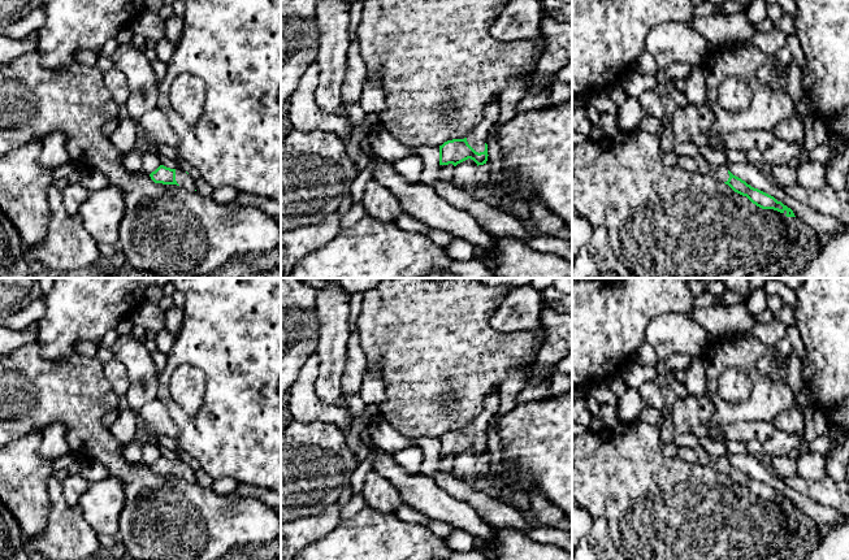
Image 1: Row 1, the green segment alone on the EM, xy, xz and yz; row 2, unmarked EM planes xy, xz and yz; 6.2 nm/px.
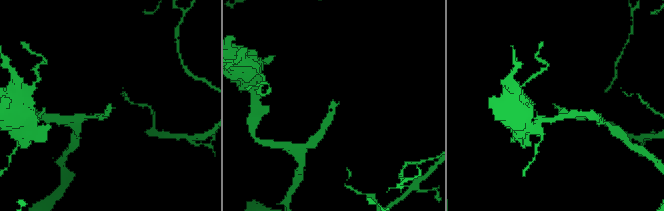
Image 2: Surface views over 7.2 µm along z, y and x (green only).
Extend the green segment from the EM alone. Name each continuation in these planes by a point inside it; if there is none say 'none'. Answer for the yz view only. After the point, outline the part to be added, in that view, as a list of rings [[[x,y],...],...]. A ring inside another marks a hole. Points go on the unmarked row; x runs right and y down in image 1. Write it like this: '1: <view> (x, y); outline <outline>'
1: yz (701, 456); outline [[[679,447],[676,457],[706,468],[715,469],[720,473],[727,473],[729,469],[728,460],[725,457],[710,455],[702,447]]]

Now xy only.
1: xy (183, 470); outline [[[181,459],[176,460],[176,472],[181,478],[191,483],[196,481],[195,472],[192,470],[192,468]]]

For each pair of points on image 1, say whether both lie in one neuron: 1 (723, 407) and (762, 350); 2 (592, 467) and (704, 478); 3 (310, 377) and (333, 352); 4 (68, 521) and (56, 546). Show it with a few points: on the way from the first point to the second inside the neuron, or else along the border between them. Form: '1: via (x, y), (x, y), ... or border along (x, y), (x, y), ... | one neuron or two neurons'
1: via (713, 386), (714, 372), (735, 351), (741, 351) | one neuron
2: via (619, 473), (626, 478), (676, 478) | one neuron
3: border along (315, 352), (317, 355), (315, 394), (319, 398) | two neurons
4: via (66, 528), (66, 535), (63, 539) | one neuron

